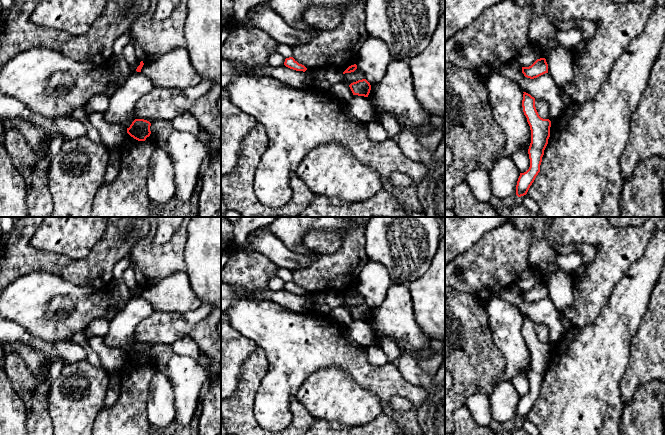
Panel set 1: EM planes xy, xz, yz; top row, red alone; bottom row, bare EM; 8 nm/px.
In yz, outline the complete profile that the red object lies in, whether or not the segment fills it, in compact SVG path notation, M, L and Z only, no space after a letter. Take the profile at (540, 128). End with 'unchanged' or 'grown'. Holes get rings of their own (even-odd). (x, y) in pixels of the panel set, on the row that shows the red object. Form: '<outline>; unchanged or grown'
M526 92L523 93L523 112L531 130L531 143L528 149L530 167L526 172L520 173L516 185L516 195L518 197L527 194L530 186L540 172L540 165L544 150L548 144L551 127L549 119L543 119L539 116L535 107L535 98Z; unchanged

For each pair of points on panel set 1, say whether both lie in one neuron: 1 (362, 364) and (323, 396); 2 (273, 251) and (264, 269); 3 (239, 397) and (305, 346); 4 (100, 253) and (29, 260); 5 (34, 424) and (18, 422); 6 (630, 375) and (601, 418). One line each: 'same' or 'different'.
1: different
2: different
3: different
4: same
5: different
6: different

